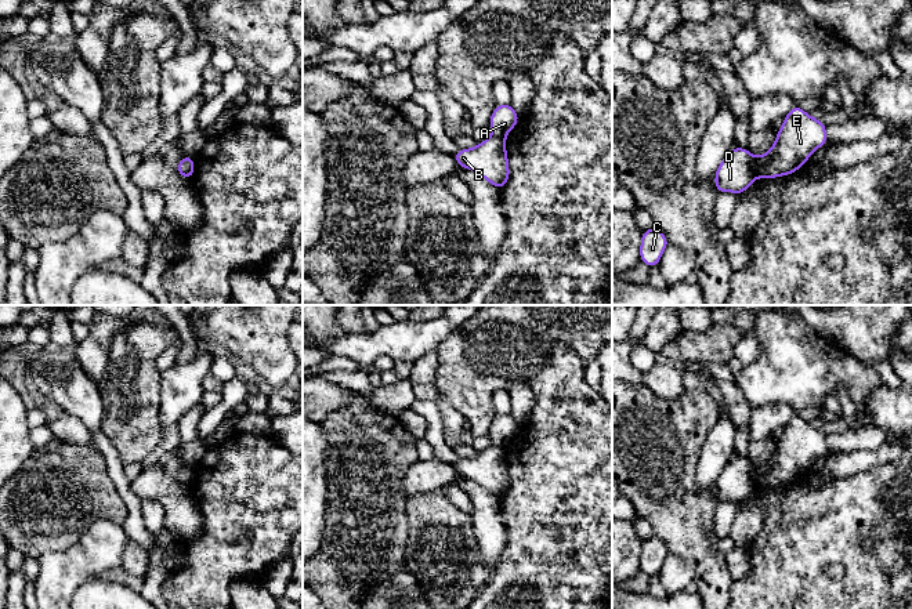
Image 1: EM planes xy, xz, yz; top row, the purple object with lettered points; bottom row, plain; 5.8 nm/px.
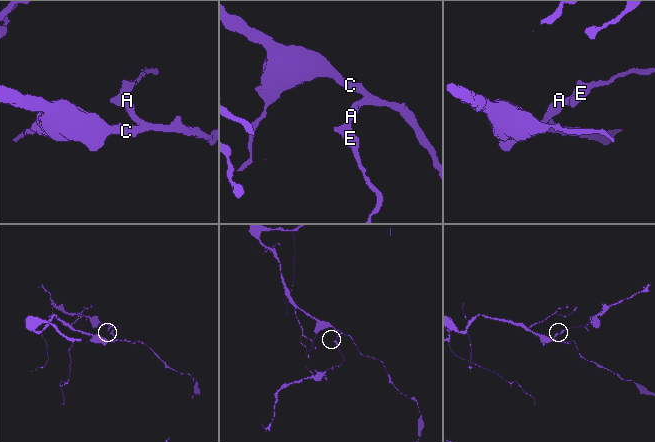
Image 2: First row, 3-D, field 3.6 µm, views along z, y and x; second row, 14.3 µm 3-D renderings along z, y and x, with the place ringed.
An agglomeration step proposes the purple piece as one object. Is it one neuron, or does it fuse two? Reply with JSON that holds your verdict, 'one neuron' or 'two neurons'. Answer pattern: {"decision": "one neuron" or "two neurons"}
{"decision": "two neurons"}

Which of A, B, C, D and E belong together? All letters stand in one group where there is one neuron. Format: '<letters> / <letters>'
A C D / B E

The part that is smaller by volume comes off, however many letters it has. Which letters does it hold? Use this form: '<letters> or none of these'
B, E

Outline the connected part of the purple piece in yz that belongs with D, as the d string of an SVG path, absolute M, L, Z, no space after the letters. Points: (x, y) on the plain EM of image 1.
M739 456L725 464L714 483L719 503L734 501L738 505L743 503L754 489L754 465L749 458Z

